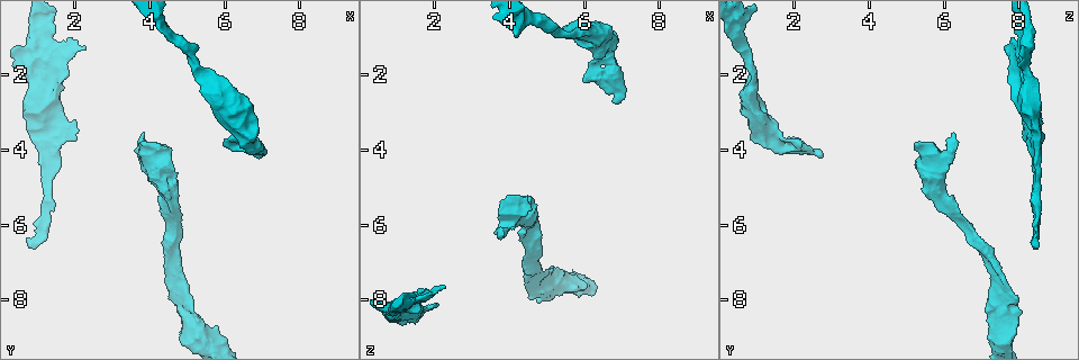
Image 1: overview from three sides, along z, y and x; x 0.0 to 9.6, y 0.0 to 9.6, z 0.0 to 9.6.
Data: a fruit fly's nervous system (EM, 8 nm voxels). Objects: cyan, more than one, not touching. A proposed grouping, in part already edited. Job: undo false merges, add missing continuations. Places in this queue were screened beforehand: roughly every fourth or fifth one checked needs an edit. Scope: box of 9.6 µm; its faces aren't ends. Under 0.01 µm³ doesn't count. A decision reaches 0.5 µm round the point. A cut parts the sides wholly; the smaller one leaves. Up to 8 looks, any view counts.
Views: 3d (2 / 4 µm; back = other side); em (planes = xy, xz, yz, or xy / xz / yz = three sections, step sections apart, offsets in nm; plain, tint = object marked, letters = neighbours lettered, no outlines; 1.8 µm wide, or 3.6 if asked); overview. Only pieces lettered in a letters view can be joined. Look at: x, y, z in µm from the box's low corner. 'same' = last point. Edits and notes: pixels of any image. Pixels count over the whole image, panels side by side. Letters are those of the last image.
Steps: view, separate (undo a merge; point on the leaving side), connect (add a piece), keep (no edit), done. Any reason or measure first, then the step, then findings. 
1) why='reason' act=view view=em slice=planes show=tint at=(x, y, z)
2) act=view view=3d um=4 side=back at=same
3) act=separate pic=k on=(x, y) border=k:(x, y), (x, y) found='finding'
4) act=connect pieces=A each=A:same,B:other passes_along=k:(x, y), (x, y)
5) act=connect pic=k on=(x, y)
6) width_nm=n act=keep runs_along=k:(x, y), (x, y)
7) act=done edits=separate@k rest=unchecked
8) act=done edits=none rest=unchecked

why='thick turns thin' act=view view=3d um=2 at=(4.95, 8.20, 7.60)

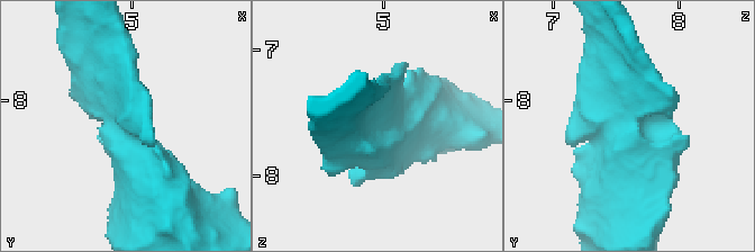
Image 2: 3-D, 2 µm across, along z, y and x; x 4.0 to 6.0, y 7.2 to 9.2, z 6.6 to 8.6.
act=view view=em slice=xz step=4 show=tint at=(4.96, 8.20, 7.60)

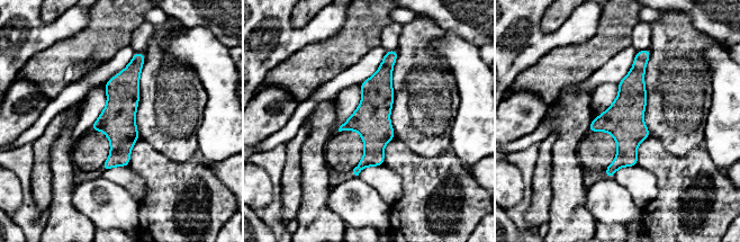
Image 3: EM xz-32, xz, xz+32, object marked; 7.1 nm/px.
why='cut it another way' act=view view=em slice=yz step=4 show=letters at=same

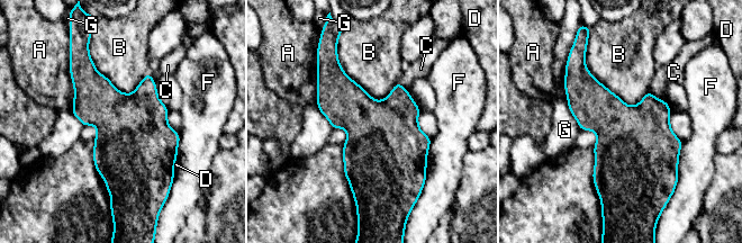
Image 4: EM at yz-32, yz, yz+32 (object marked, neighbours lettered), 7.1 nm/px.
act=keep each=A:other,B:other,C:other,D:other,F:other,G:other border=4:(585, 54), (642, 100) found='all the same cell'

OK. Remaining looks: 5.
why='touches itself' act=view view=em slice=planes show=tint at=(1.45, 3.45, 8.45)

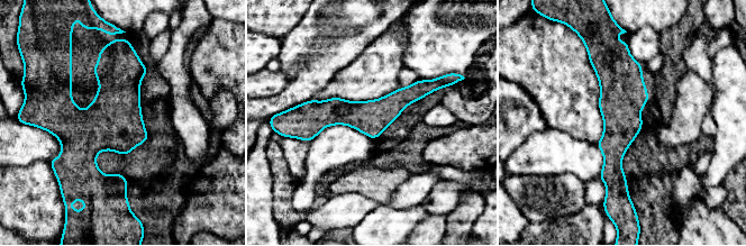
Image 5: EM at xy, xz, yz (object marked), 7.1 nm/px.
act=view view=em slice=planes show=letters at=same

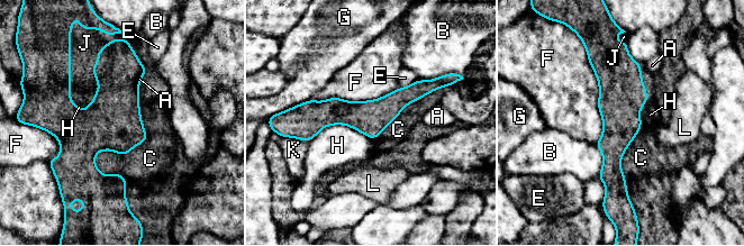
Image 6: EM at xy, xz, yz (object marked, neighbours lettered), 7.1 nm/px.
act=connect pieces=J each=A:other,B:other,C:other,E:other,F:other,G:other,H:other,J:same,K:other,L:other passes_along=6:(118, 71), (94, 75), (84, 43) found='it goes on there'

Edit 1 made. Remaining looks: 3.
act=view view=overview

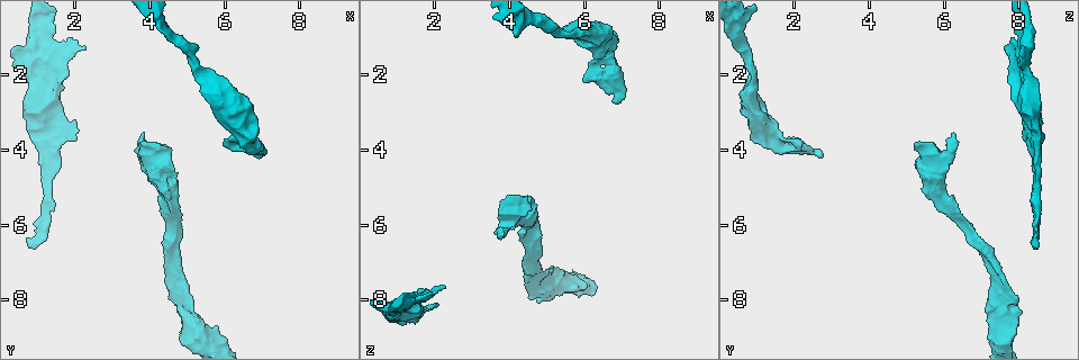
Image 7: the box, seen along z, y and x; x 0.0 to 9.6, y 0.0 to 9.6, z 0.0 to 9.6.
why='an open end' act=view view=em um=3.6 slice=planes show=letters at=(2.30, 1.30, 7.60)

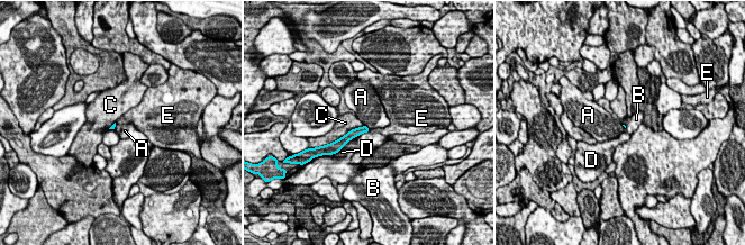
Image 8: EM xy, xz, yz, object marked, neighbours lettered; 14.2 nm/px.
act=keep each=A:other,B:other,C:other,D:other,E:other runs_along=8:(365, 129), (353, 133), (342, 144) found='none of them fits'

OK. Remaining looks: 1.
act=done edits=connect@6 rest=unchecked

